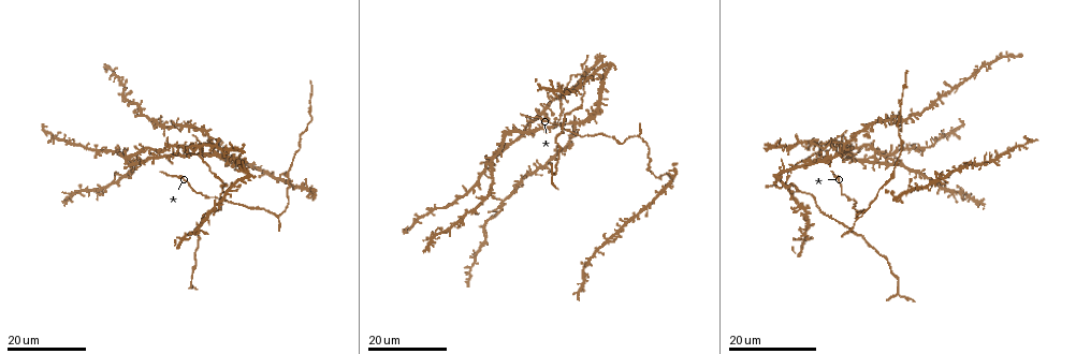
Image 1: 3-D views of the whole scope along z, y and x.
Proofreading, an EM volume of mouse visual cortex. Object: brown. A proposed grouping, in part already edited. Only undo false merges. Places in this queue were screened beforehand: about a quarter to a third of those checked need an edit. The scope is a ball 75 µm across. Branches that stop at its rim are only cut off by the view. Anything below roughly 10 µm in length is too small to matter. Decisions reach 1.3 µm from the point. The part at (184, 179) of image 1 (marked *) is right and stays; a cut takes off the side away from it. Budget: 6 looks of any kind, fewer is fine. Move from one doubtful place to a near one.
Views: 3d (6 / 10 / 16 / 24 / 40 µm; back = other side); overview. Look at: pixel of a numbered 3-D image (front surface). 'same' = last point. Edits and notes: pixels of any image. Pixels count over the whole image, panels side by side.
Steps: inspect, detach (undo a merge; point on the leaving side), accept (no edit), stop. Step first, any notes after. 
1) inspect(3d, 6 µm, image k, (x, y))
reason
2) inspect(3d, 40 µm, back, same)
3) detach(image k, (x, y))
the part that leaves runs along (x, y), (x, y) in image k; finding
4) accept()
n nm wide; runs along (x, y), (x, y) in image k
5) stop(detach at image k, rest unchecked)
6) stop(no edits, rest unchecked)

inspect(3d, 24 µm, image 1, (127, 160))
looks like a crossing

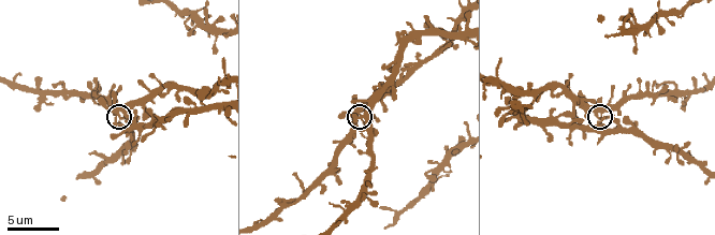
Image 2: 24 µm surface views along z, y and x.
inspect(3d, 6 µm, image 2, (600, 115))

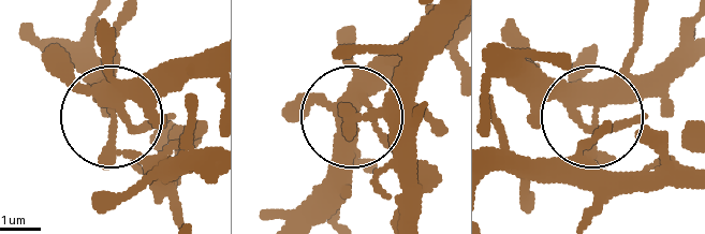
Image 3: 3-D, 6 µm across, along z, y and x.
accept()
side arm 34 µm; one neuron here

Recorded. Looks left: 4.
inspect(3d, 24 µm, image 1, (562, 105))
three arms meet

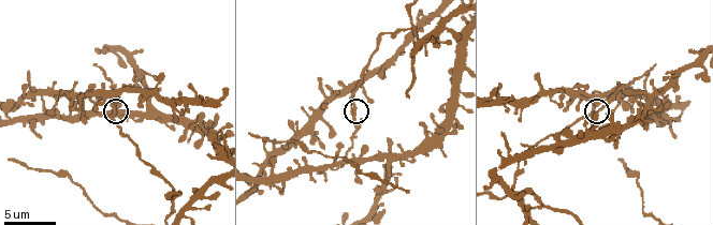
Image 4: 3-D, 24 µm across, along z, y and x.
inspect(3d, 10 µm, image 4, (353, 115))
closer look

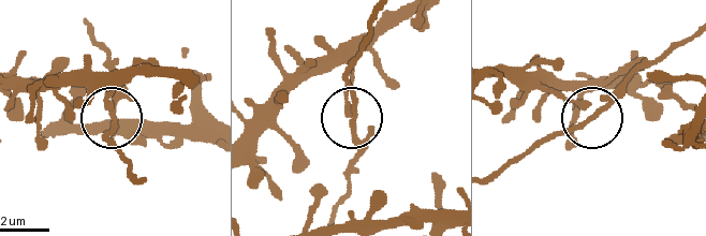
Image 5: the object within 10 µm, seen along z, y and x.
inspect(3d, 6 µm, image 5, (113, 114))

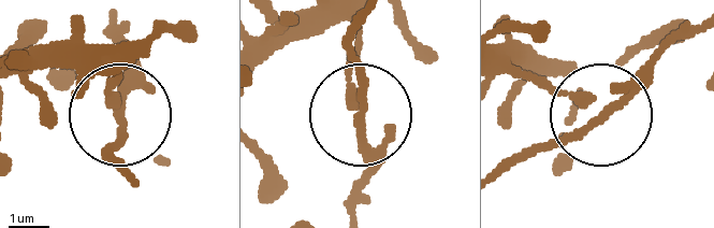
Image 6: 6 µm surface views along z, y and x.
accept()
one neuron here

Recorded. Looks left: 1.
stop(no edits, rest unchecked)

